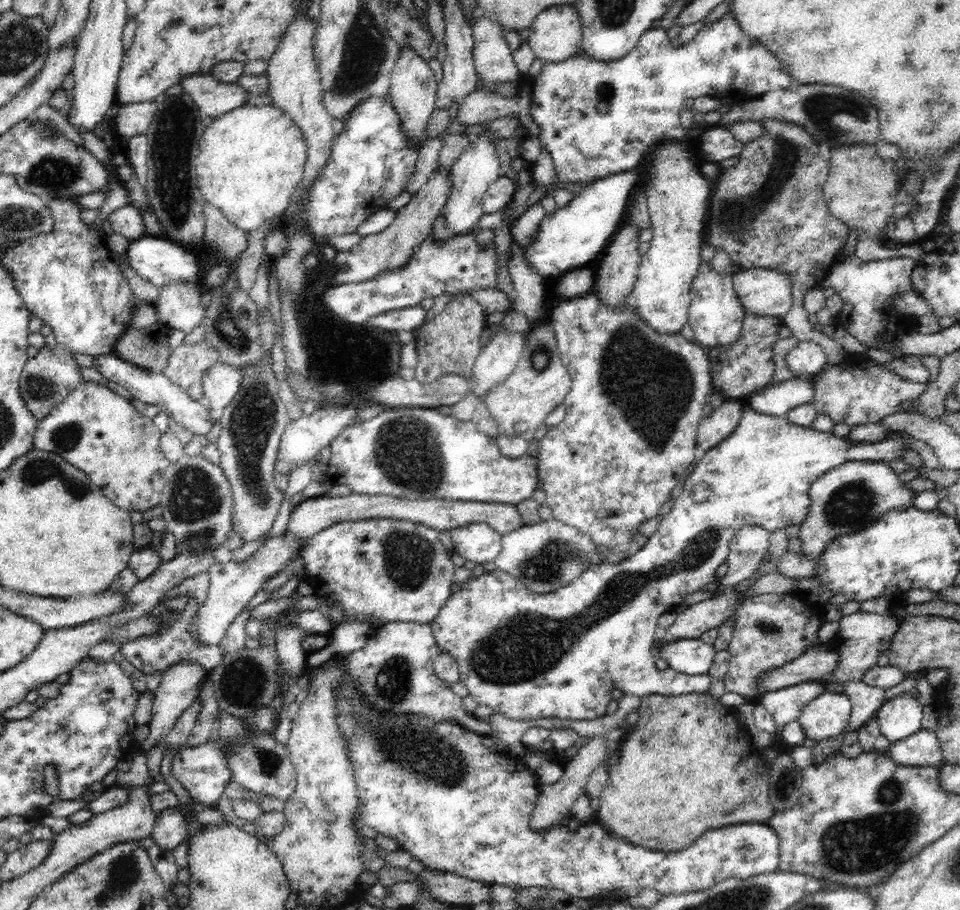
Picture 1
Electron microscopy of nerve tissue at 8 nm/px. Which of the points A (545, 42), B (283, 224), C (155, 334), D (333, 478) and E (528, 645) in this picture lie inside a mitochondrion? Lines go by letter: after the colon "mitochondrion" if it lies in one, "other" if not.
A: other
B: other
C: other
D: other
E: mitochondrion

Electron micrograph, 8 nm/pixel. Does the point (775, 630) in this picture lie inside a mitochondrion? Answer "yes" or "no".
yes

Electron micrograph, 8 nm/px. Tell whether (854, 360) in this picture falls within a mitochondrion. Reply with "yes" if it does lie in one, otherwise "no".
no

